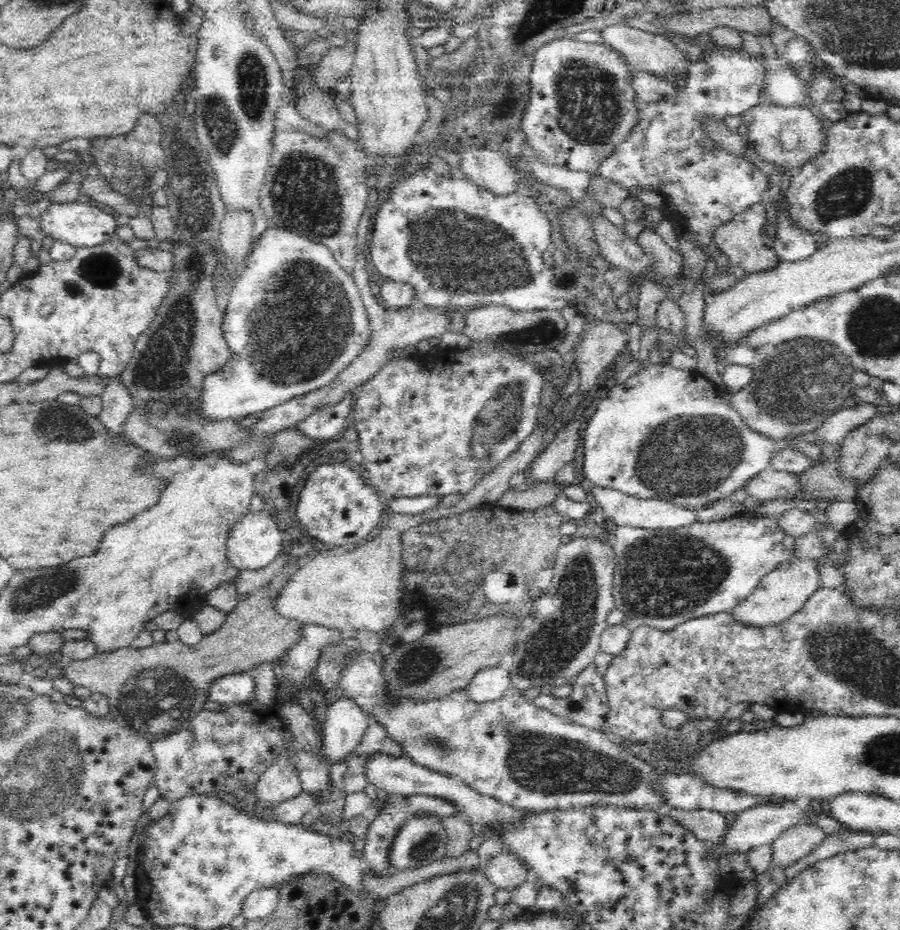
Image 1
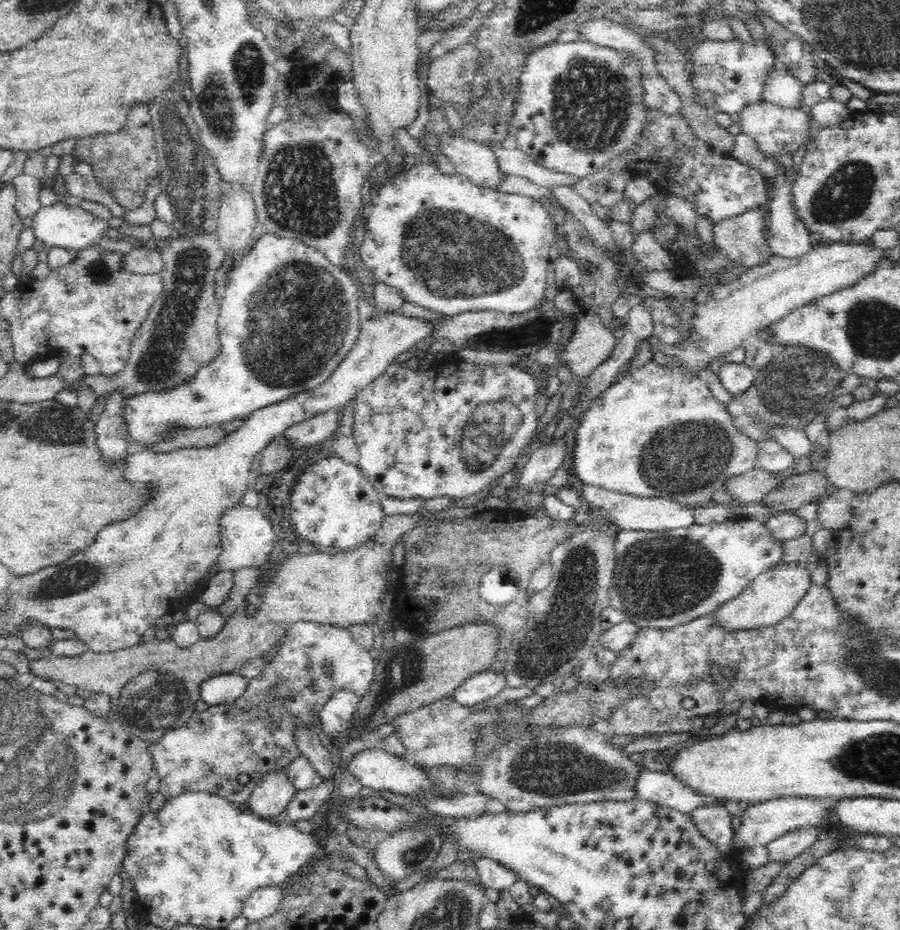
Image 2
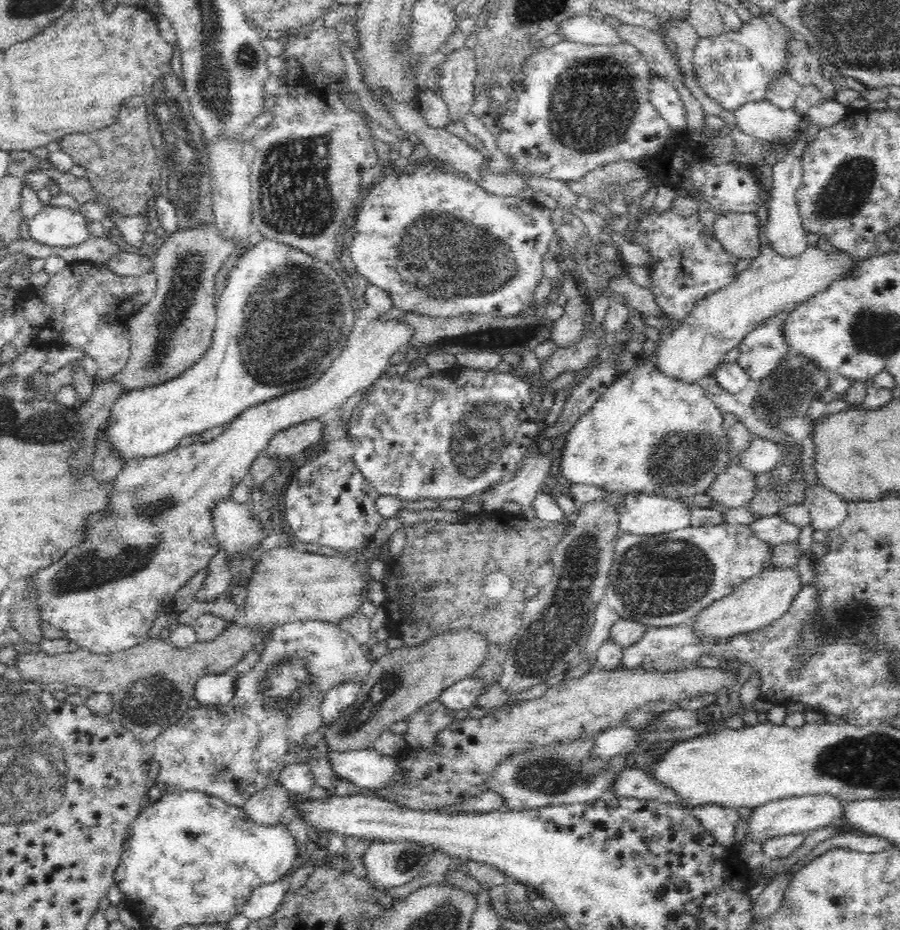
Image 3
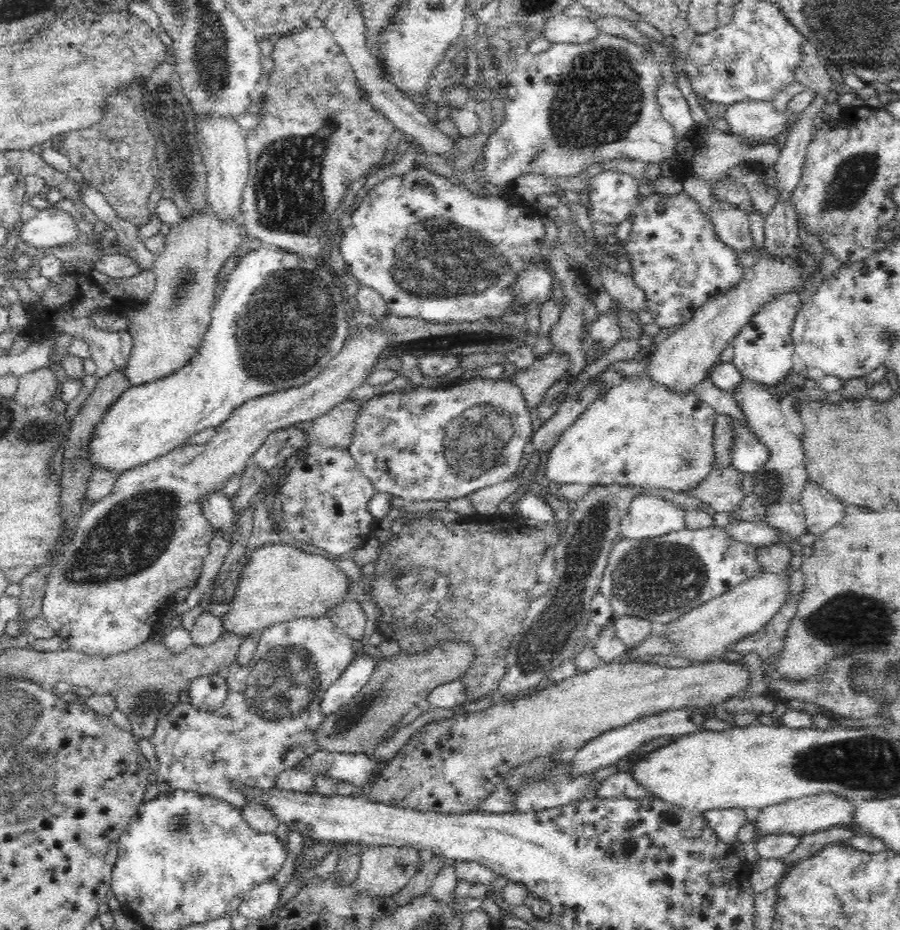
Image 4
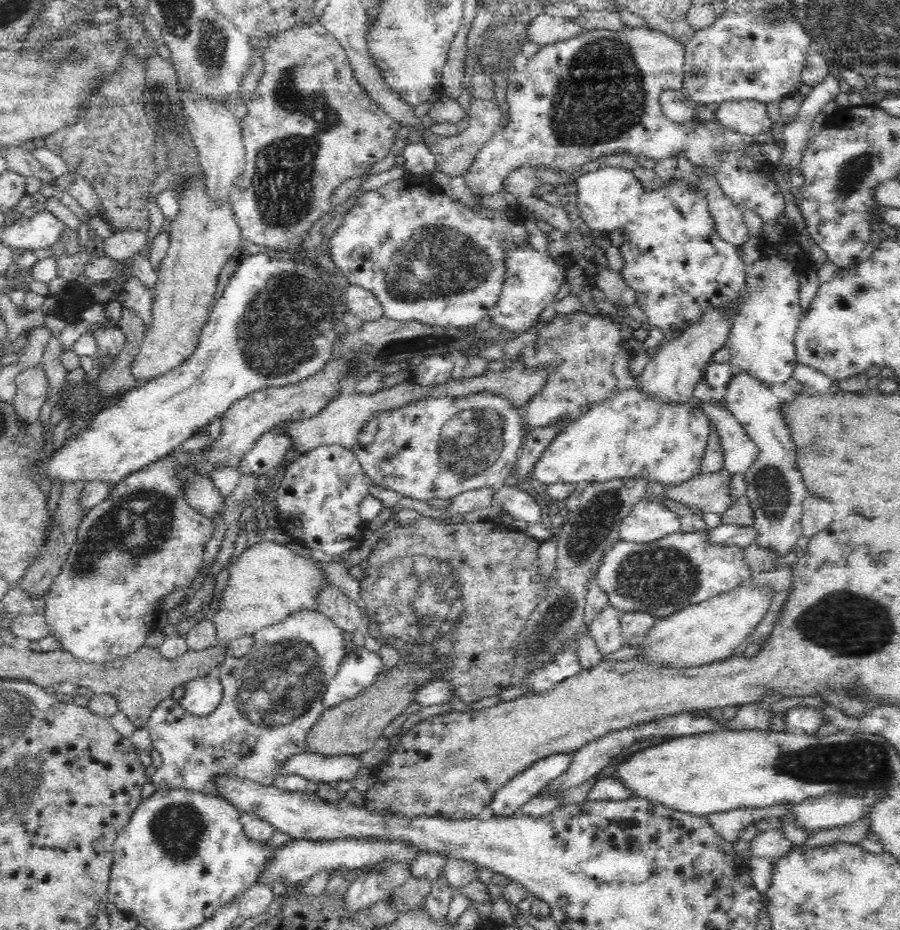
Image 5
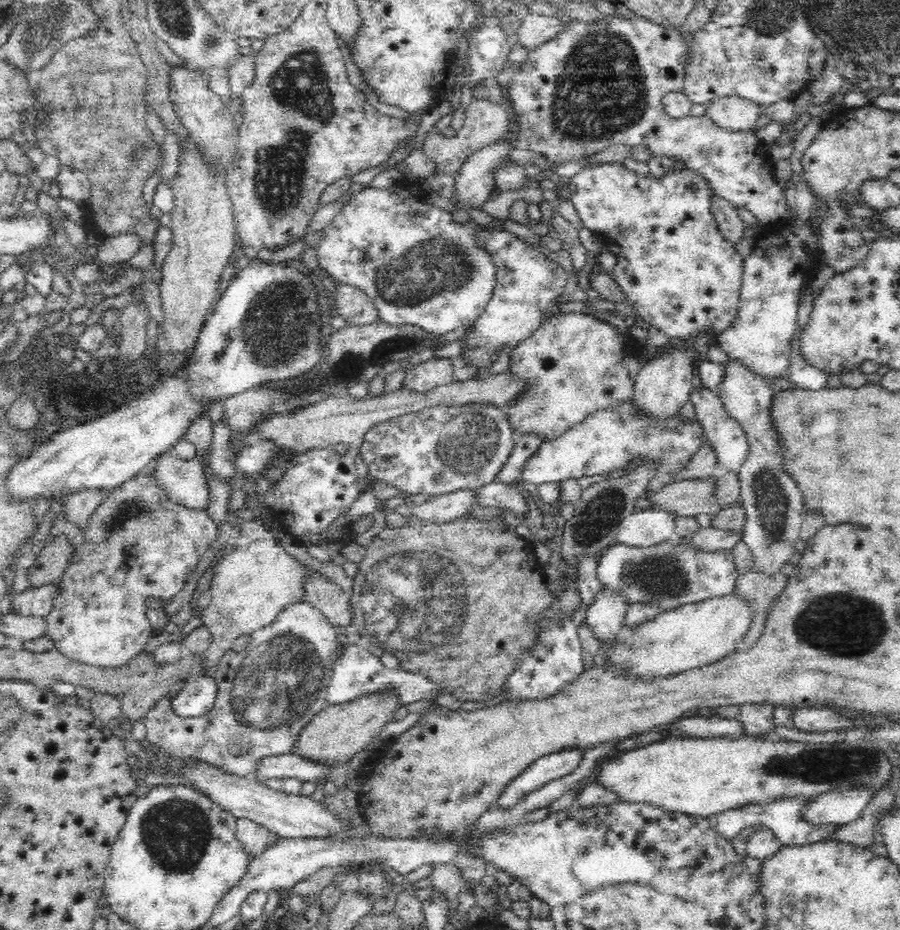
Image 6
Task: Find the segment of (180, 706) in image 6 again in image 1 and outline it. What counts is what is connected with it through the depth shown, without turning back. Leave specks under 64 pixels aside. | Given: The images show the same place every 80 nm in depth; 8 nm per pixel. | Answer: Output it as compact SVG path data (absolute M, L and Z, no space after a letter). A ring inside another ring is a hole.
M249 671L227 674L214 683L210 700L220 705L241 704L255 698L257 682Z

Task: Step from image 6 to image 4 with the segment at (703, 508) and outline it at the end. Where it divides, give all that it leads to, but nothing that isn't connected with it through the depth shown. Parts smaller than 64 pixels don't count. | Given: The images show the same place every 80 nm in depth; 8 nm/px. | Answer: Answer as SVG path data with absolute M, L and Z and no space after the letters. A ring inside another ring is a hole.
M729 465L715 469L707 480L689 494L716 512L732 512L749 494L744 489L745 473Z

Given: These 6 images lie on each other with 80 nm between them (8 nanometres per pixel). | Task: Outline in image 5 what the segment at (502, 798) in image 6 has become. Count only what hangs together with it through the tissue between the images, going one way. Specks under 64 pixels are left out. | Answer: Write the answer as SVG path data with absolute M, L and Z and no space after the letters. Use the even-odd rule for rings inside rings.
M558 753L537 760L499 788L487 807L496 816L519 813L520 805L540 792L550 780L558 778L569 769L572 754Z

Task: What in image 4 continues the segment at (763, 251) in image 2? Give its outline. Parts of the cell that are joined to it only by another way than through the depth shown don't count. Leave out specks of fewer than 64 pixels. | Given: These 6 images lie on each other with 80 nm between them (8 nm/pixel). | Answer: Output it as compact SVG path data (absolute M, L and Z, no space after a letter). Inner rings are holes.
M714 203L709 218L720 242L729 246L740 256L745 252L754 252L755 238L750 229L748 213L736 210L732 205Z

